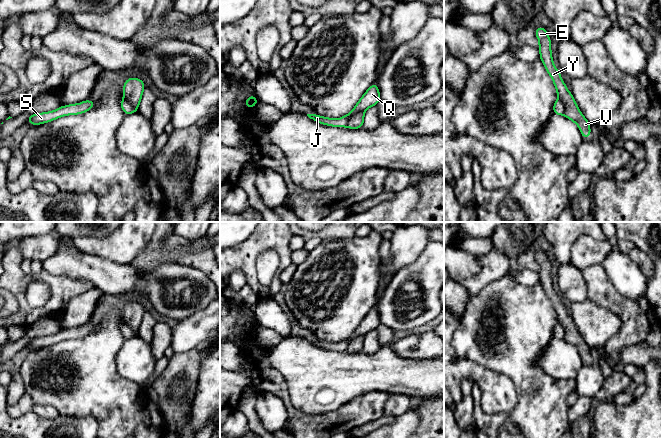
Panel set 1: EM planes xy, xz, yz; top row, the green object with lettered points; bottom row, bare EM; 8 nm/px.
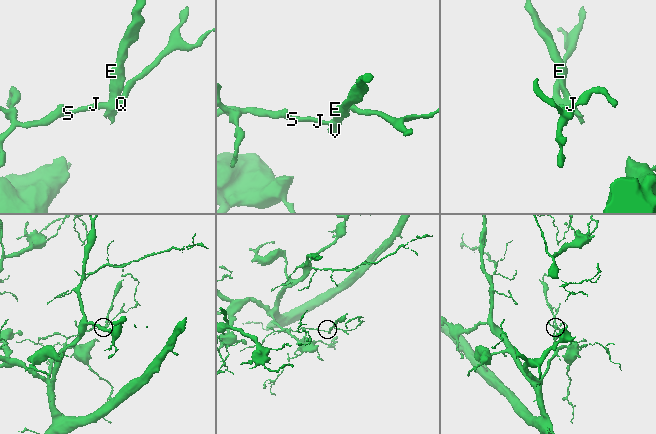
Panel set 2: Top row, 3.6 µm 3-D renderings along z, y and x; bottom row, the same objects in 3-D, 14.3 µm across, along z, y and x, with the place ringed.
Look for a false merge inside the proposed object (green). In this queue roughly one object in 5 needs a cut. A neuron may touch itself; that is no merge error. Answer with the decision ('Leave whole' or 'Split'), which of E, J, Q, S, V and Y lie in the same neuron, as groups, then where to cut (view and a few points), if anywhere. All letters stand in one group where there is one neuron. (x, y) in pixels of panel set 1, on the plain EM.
Split. Groups: E V Y / J Q S. Split along xz (363, 335), (354, 337), (349, 342), (346, 350)

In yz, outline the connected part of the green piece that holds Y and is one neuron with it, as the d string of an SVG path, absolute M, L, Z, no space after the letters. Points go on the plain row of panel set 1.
M537 251L535 258L539 264L539 276L540 283L543 286L546 295L552 301L553 307L556 311L557 320L565 331L564 339L571 345L575 346L579 351L583 364L591 360L590 346L580 336L573 320L570 315L567 314L564 305L561 302L560 296L553 288L553 282L551 278L551 263L547 258L547 254L543 251Z

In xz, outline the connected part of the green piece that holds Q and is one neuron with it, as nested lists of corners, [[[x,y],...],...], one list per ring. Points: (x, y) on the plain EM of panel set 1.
[[[373,307],[364,317],[354,333],[348,338],[339,343],[332,343],[328,341],[319,340],[316,338],[307,338],[307,340],[317,347],[333,350],[333,351],[347,351],[350,341],[357,336],[365,336],[371,330],[376,330],[380,325],[380,316],[376,307]]]

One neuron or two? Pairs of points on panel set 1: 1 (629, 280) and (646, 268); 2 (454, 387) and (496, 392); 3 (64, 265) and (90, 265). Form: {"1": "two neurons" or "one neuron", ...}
{"1": "two neurons", "2": "one neuron", "3": "one neuron"}

